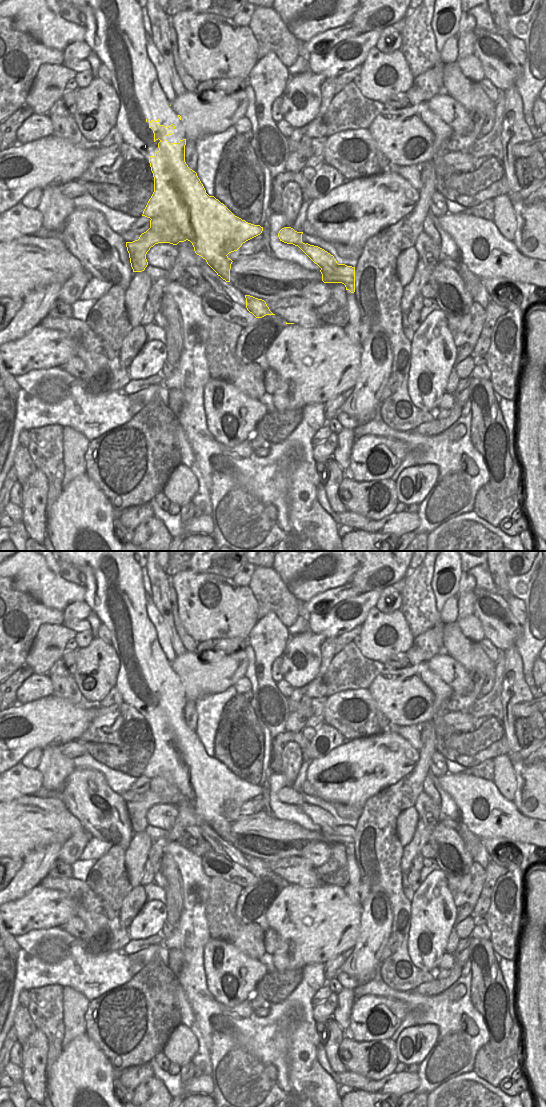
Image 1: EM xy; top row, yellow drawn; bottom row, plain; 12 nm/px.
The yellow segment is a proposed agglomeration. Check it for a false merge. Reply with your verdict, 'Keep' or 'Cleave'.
Cleave

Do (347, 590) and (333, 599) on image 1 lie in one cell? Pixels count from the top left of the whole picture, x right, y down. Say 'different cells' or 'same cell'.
same cell

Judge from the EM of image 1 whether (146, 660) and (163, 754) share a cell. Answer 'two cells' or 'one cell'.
one cell

